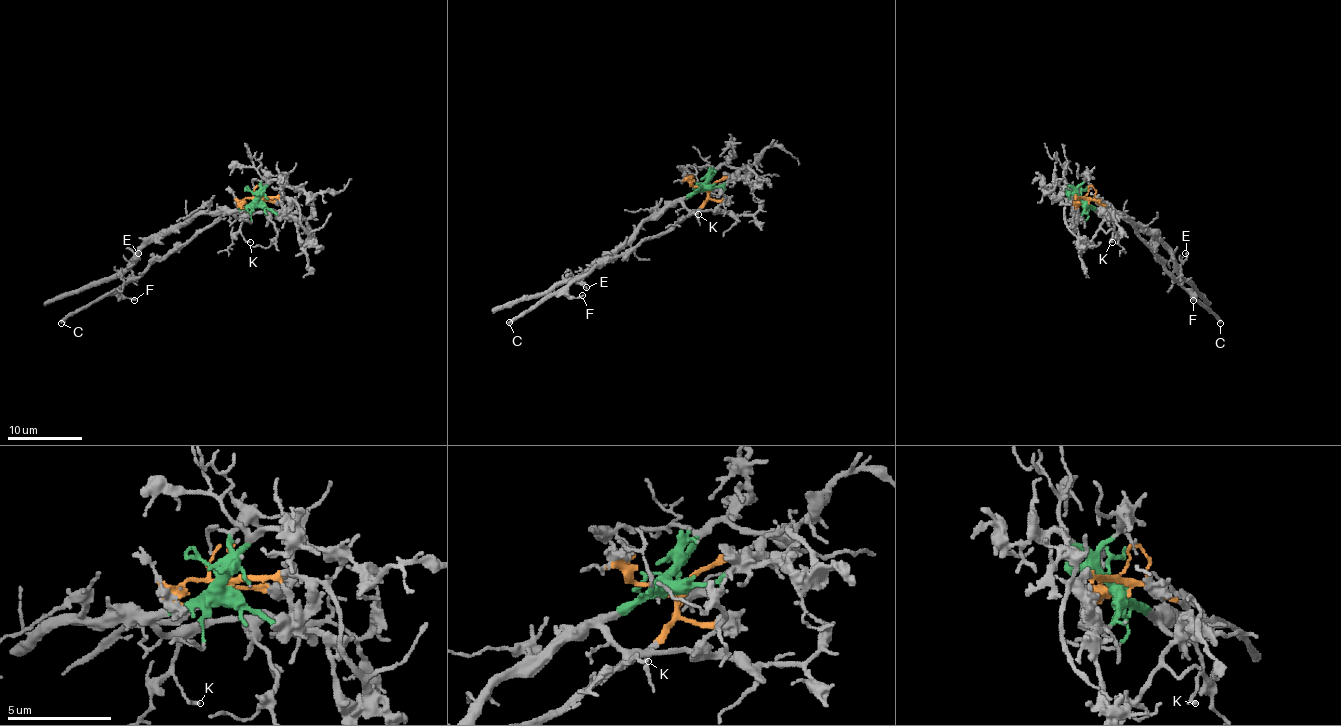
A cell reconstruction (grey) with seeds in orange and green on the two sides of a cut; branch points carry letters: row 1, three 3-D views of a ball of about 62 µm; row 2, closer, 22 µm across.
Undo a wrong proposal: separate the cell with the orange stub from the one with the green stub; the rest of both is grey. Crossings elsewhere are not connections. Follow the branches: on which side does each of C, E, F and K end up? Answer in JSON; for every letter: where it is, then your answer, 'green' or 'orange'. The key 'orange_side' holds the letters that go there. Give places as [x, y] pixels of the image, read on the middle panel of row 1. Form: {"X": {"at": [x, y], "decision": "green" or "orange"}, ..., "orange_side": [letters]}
{"C": {"at": [509, 322], "decision": "orange"}, "E": {"at": [586, 287], "decision": "green"}, "F": {"at": [582, 295], "decision": "orange"}, "K": {"at": [698, 214], "decision": "green"}, "orange_side": ["C", "F"]}

